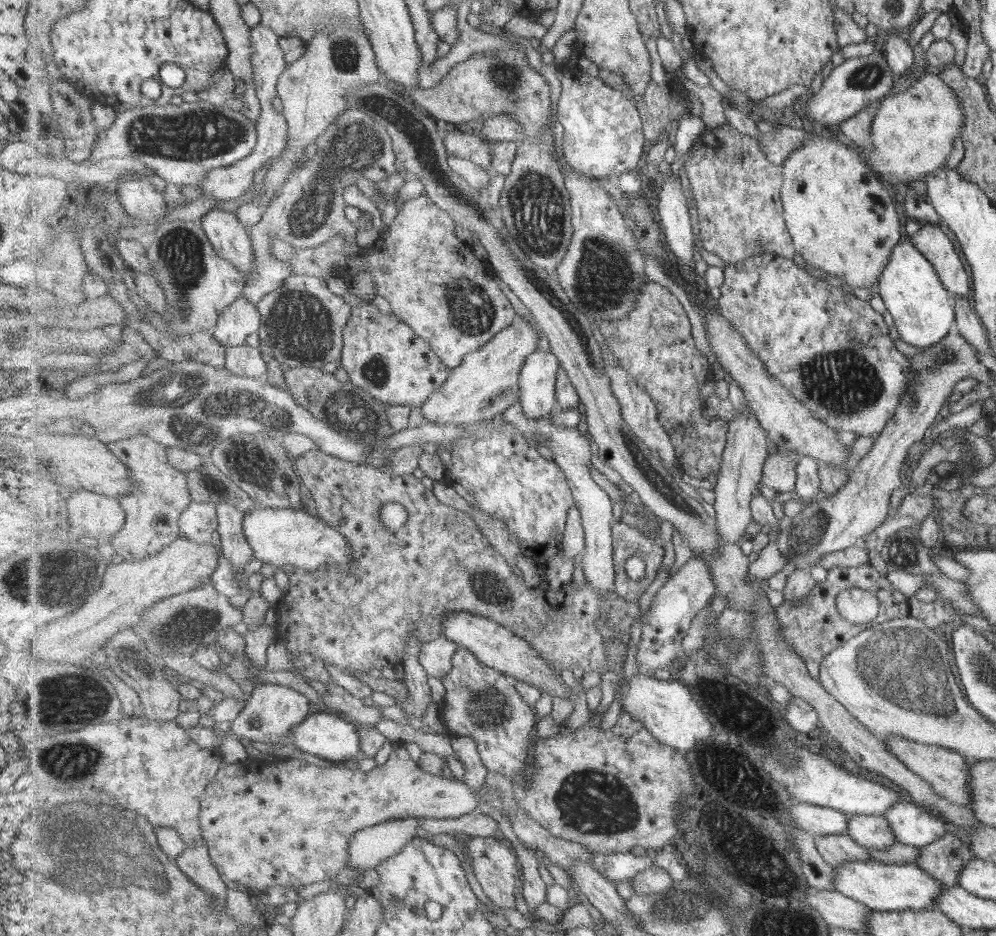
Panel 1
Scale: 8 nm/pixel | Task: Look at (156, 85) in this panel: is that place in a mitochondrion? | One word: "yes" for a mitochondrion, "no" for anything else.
no

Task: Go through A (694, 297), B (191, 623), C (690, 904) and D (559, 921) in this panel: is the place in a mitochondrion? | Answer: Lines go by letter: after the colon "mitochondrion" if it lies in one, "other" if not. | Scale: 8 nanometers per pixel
A: other
B: mitochondrion
C: mitochondrion
D: other

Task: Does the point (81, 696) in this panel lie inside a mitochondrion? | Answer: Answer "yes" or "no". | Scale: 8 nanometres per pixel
yes

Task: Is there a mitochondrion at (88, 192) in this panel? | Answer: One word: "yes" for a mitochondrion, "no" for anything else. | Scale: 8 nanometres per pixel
no

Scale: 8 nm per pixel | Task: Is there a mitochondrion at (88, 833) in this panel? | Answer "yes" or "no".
yes

